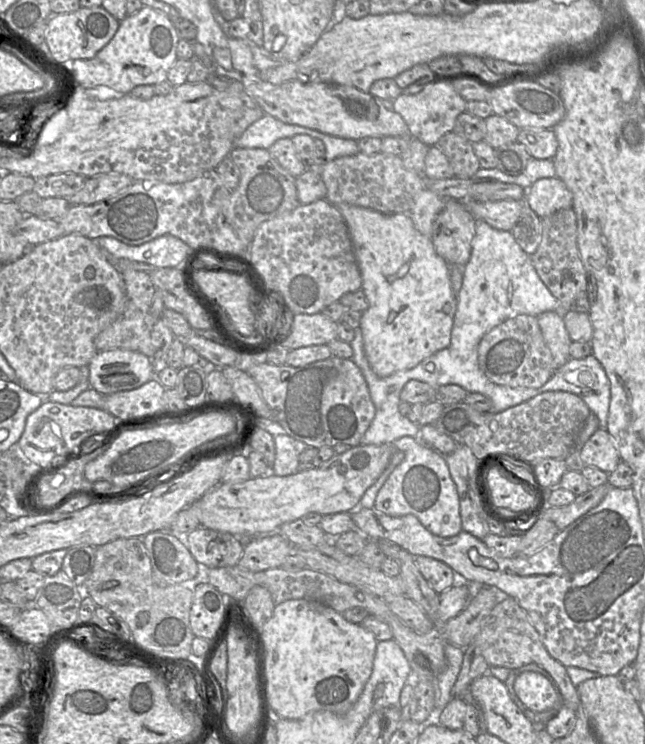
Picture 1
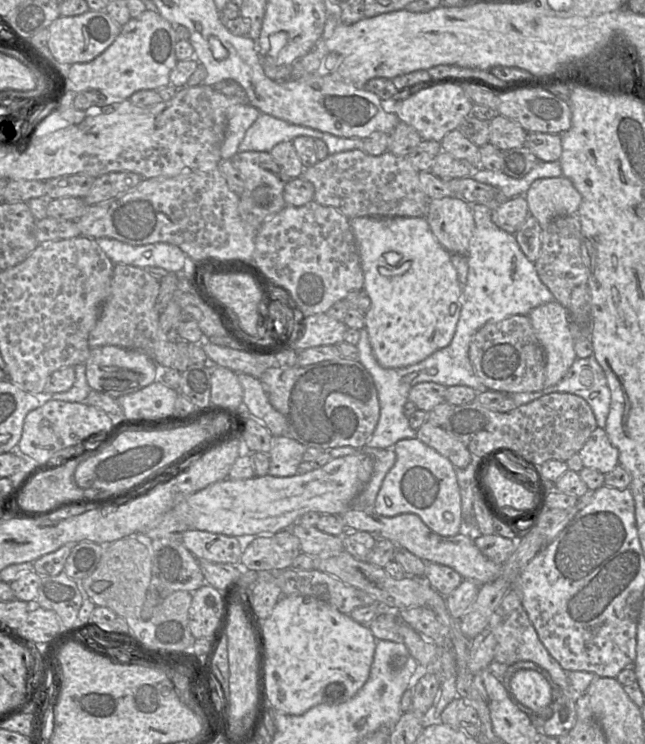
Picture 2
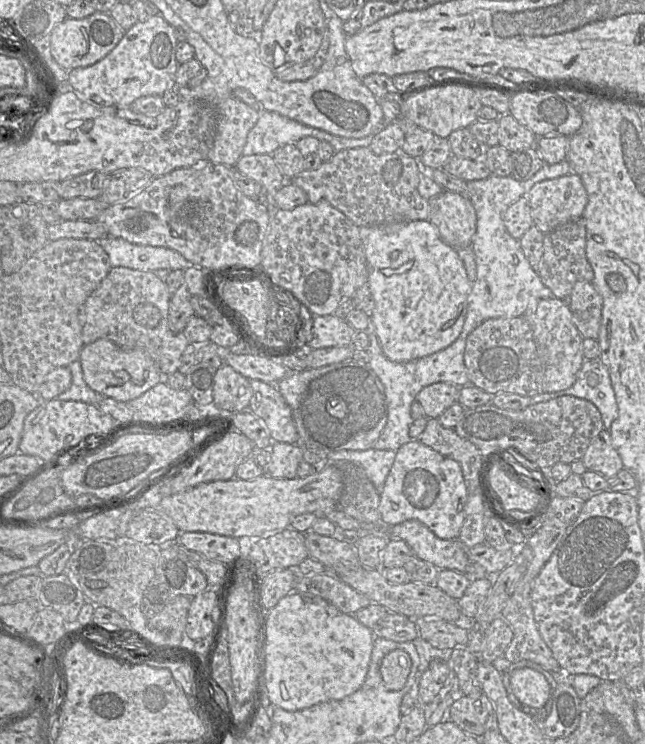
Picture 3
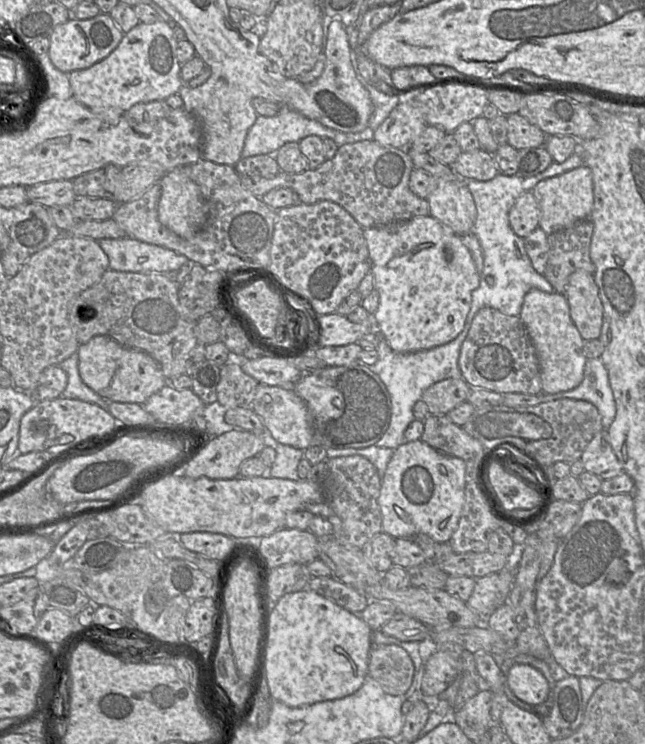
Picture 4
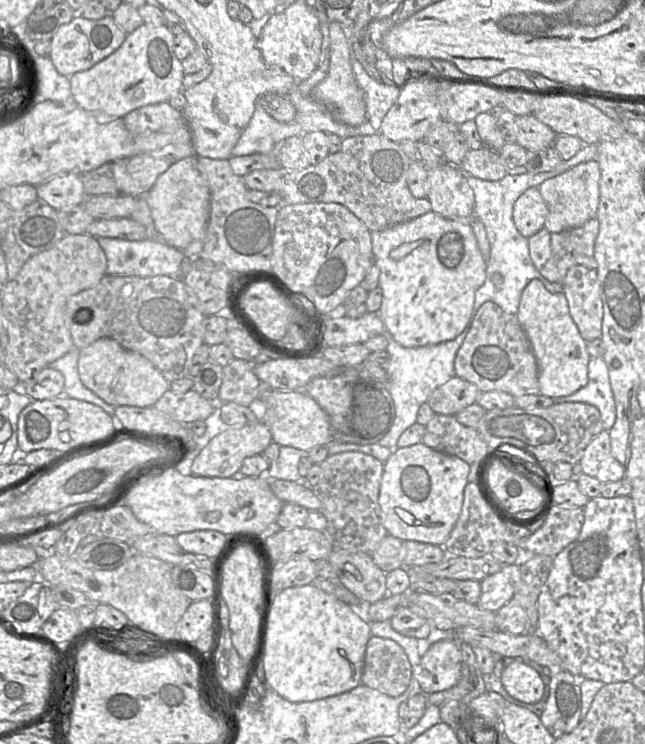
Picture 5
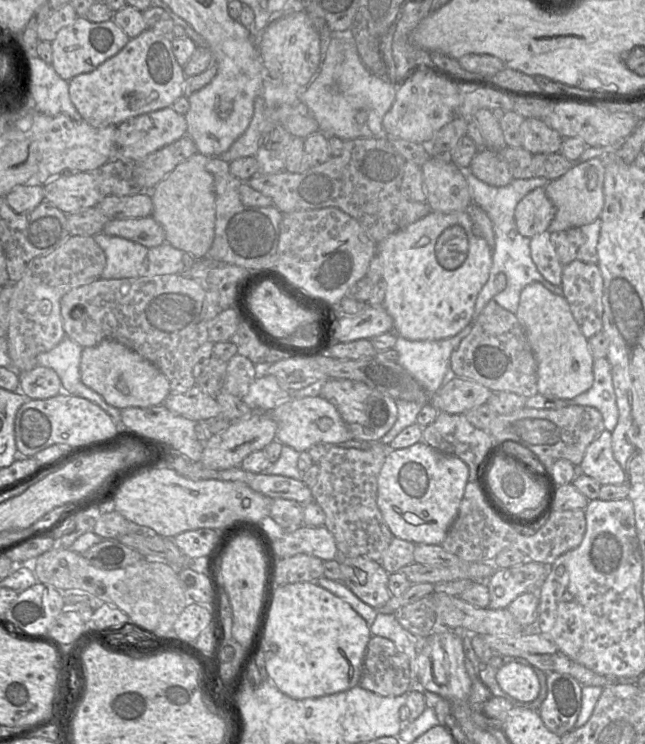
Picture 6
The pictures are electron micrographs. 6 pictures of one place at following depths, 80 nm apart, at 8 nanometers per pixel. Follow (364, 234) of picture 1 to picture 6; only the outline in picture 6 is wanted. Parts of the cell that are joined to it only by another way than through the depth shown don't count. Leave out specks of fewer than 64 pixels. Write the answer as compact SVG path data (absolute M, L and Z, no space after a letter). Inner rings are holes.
M430 211L425 217L376 243L376 255L381 259L382 280L386 283L383 307L393 319L394 332L412 341L445 339L463 330L470 322L477 296L492 267L492 249L479 235L466 211Z

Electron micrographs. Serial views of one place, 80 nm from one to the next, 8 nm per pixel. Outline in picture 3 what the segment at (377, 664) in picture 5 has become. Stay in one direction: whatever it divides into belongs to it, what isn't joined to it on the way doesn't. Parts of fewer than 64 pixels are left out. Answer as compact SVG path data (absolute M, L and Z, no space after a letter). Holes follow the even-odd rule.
M404 650L386 654L380 664L380 675L385 688L398 691L404 687L411 671L410 656Z

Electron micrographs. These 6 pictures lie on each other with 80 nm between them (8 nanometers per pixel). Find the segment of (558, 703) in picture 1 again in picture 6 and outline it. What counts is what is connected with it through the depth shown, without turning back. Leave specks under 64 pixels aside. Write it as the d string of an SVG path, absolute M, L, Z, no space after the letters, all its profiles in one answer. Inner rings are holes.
M516 657L500 668L497 681L503 691L519 701L531 702L540 692L540 681L532 665Z

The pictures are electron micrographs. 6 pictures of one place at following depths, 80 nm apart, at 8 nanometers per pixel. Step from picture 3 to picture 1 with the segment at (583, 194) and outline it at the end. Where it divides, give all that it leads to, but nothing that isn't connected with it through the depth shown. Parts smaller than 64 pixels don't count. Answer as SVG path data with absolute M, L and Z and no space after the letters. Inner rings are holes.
M558 177L541 178L526 190L525 203L539 218L572 208L572 193Z

